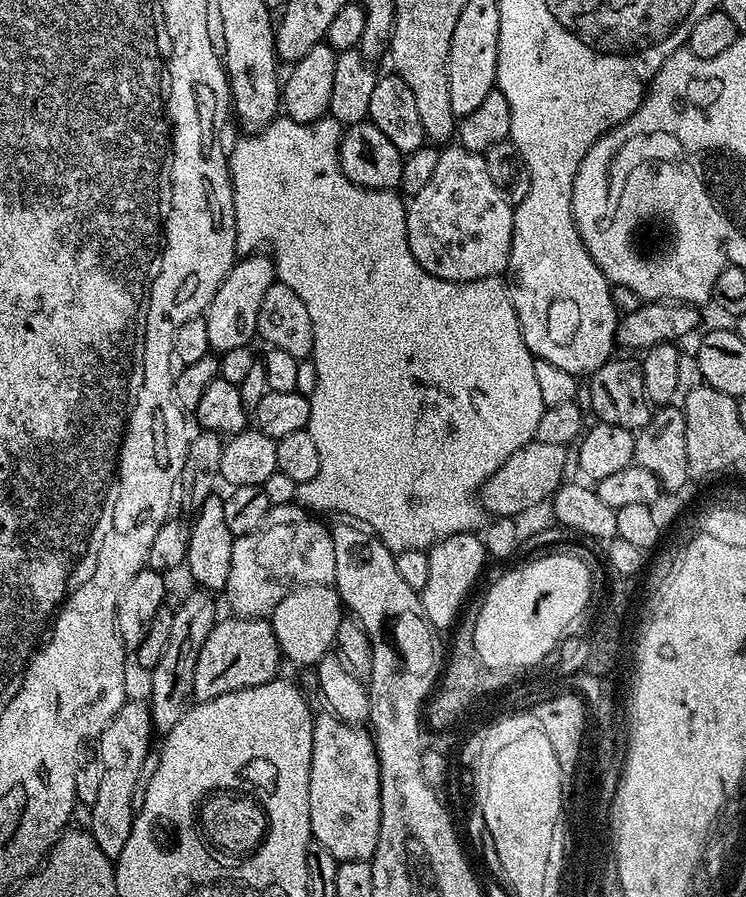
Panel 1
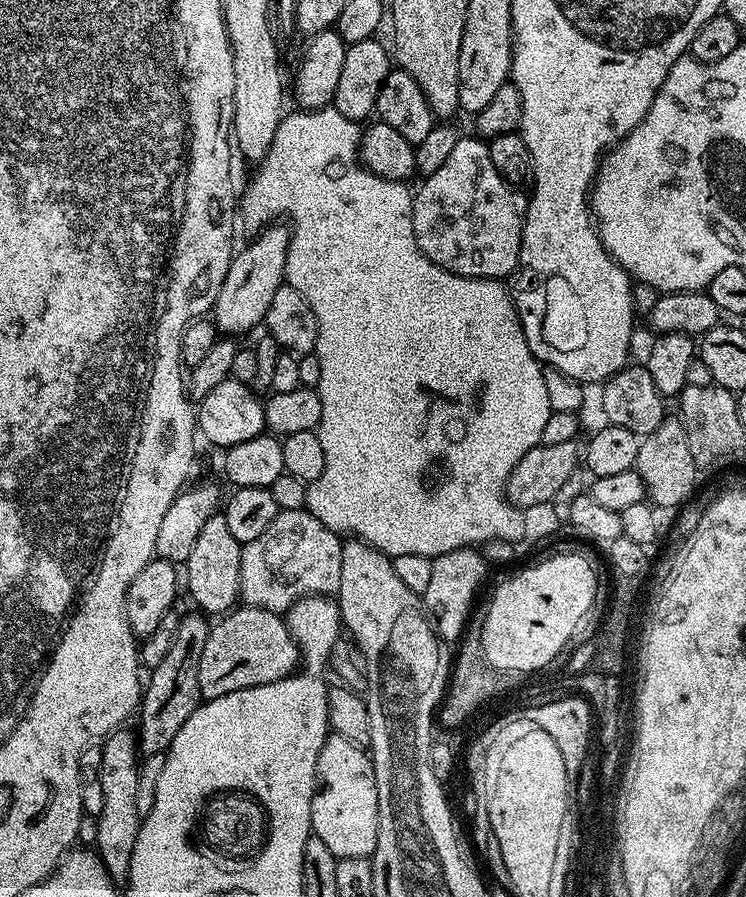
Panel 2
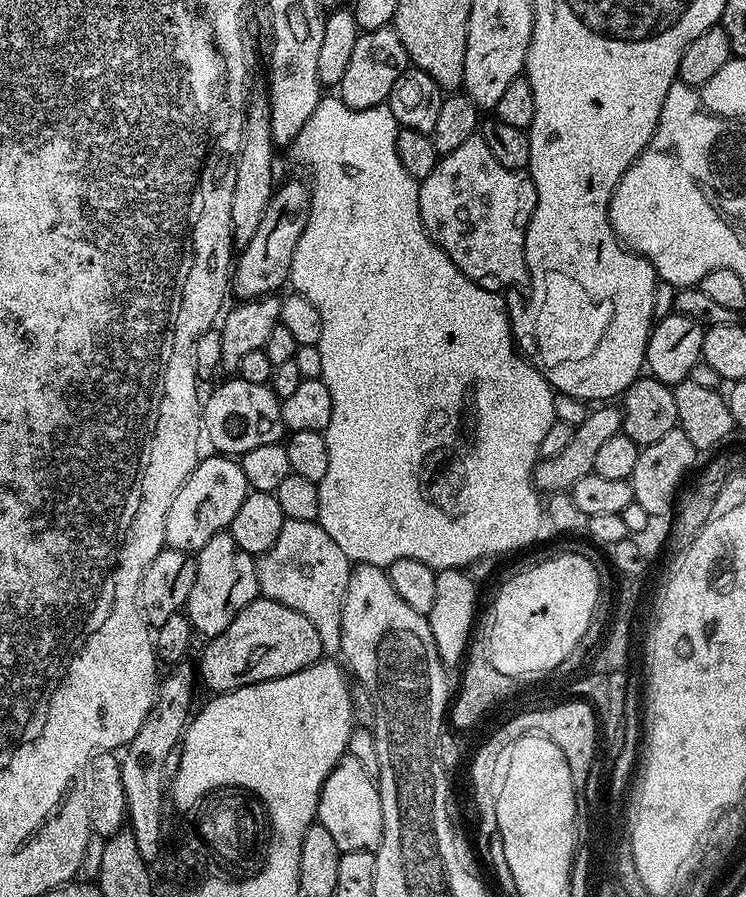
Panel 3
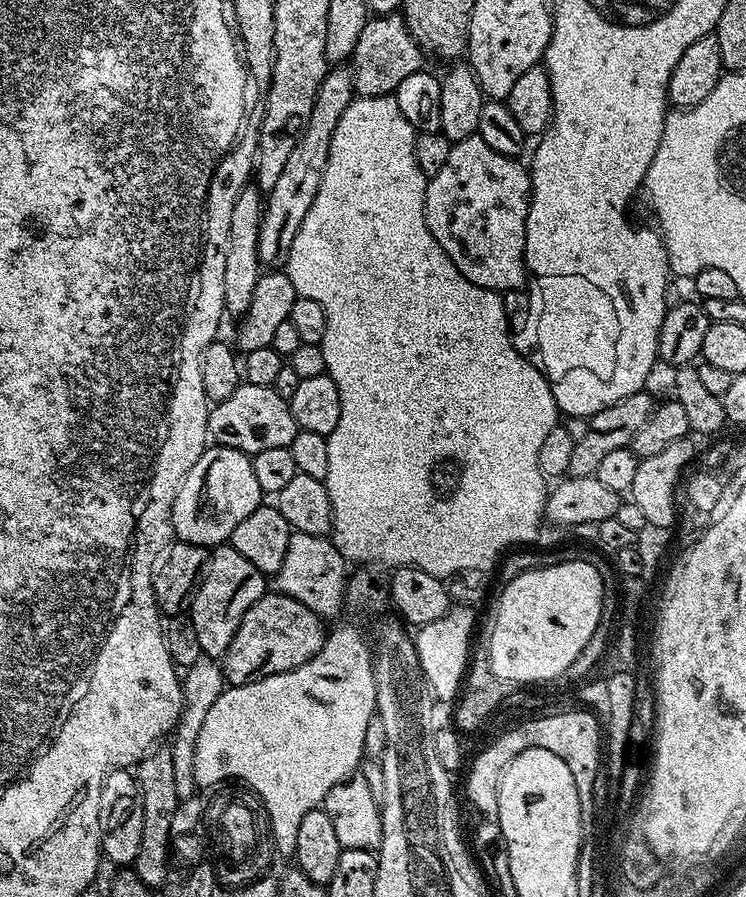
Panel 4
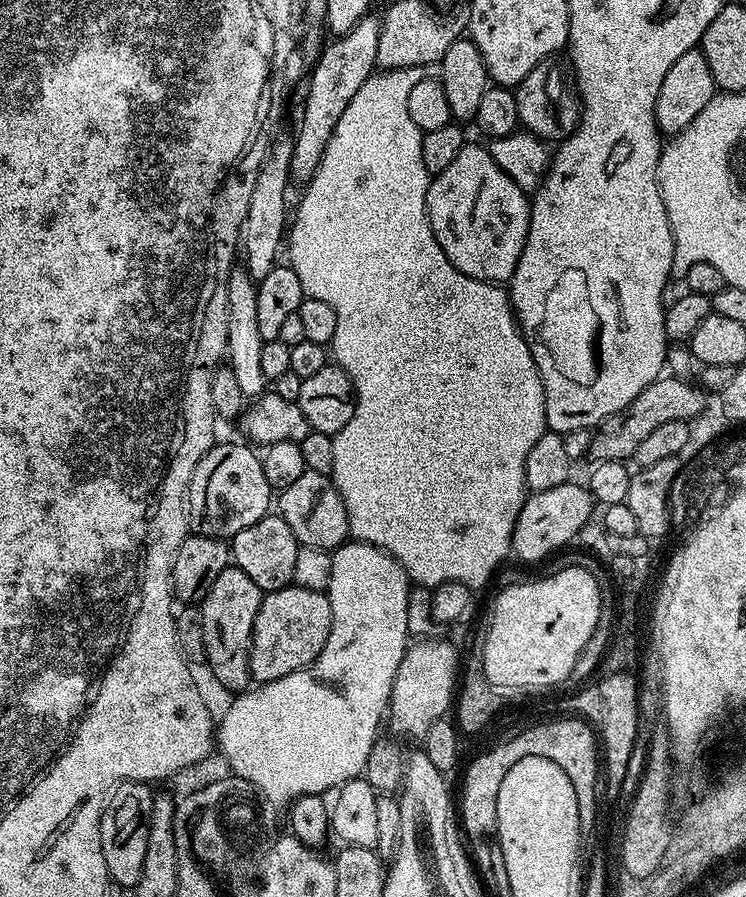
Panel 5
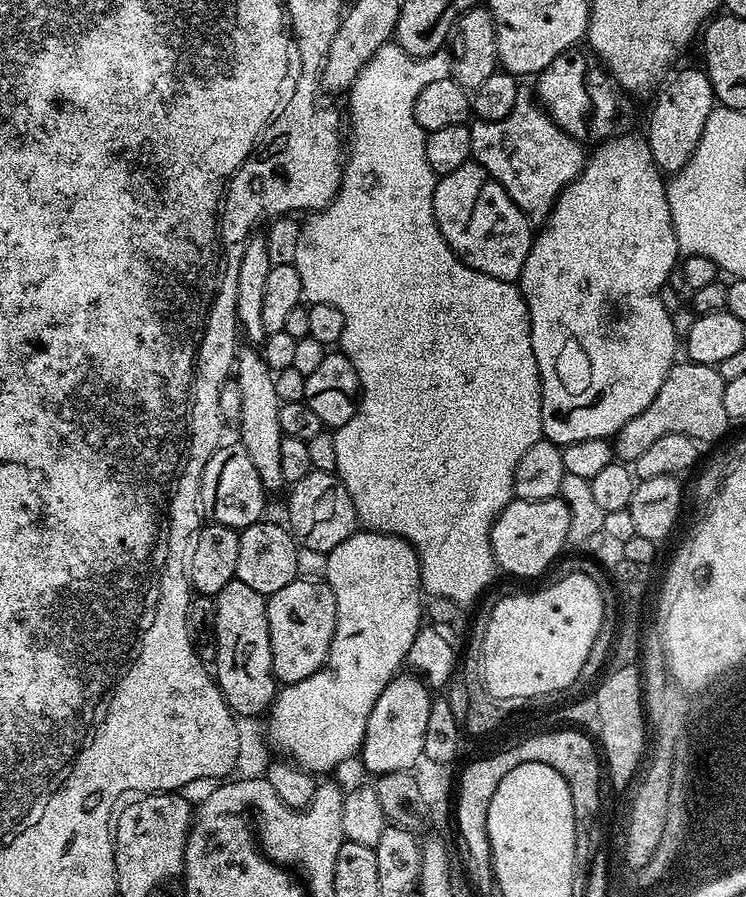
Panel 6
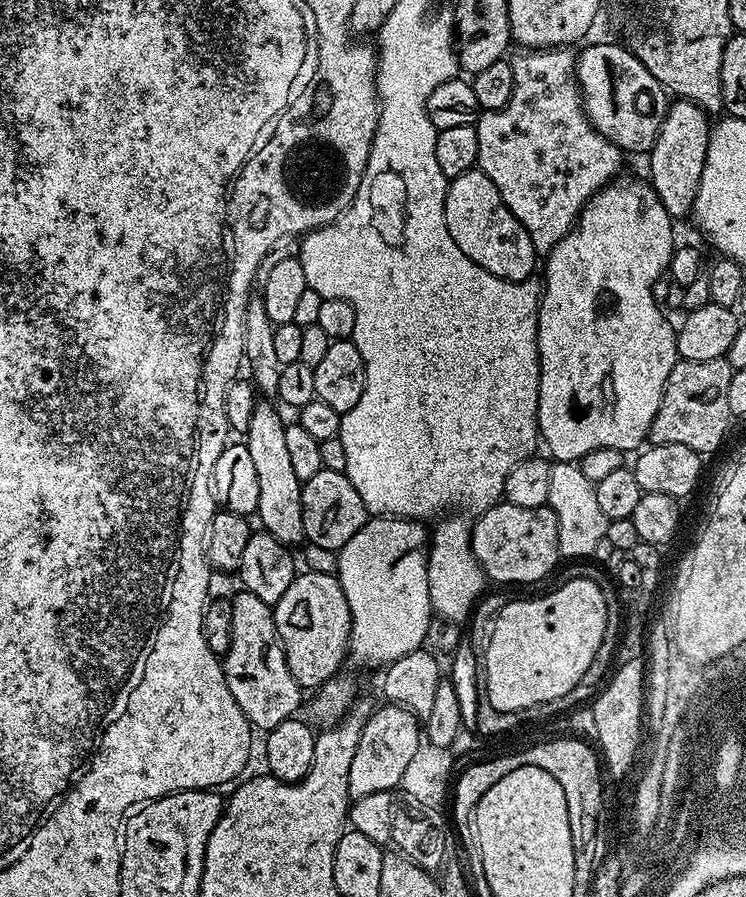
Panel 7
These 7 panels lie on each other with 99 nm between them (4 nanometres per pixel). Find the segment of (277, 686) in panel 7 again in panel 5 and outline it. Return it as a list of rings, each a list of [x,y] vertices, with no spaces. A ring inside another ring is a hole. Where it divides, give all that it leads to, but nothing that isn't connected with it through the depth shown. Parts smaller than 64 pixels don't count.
[[[229,566],[214,578],[214,586],[199,601],[200,636],[204,639],[204,656],[208,659],[208,668],[212,676],[232,694],[239,694],[249,687],[248,651],[252,645],[254,618],[258,614],[258,606],[262,591],[250,575],[242,569]]]

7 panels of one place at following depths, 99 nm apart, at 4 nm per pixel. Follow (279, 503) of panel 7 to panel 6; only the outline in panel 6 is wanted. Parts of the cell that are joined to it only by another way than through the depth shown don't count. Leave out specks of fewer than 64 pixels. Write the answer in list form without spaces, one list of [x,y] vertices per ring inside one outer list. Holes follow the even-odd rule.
[[[244,346],[236,353],[234,378],[238,382],[238,390],[242,390],[242,414],[238,425],[238,442],[250,454],[250,462],[254,462],[254,470],[258,470],[258,478],[269,493],[285,487],[286,481],[282,470],[282,433],[280,430],[281,400],[275,389],[276,377],[268,369],[259,351],[252,346]]]

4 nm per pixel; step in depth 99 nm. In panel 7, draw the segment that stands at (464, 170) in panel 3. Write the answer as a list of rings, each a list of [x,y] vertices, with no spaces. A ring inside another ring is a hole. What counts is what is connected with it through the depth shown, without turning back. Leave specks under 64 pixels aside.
[[[479,167],[449,179],[444,213],[446,214],[446,230],[450,230],[450,238],[454,238],[458,250],[462,250],[462,254],[466,254],[470,262],[482,266],[482,270],[490,270],[490,274],[503,280],[526,280],[533,275],[532,271],[535,268],[537,271],[538,253],[530,242],[530,234],[522,226],[522,222],[518,222],[518,218],[510,214],[506,202],[502,202],[502,194],[498,194],[498,186],[494,186],[494,182],[490,182],[490,178],[486,178],[486,174],[480,171]]]

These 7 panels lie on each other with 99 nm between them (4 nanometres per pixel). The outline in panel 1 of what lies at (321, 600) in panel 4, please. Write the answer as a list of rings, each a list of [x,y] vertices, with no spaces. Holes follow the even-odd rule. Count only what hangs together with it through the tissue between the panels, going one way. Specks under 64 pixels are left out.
[[[293,502],[269,508],[263,526],[233,539],[226,595],[239,619],[271,617],[275,607],[294,589],[304,584],[331,585],[335,581],[332,533],[329,525],[320,520],[323,519]]]

